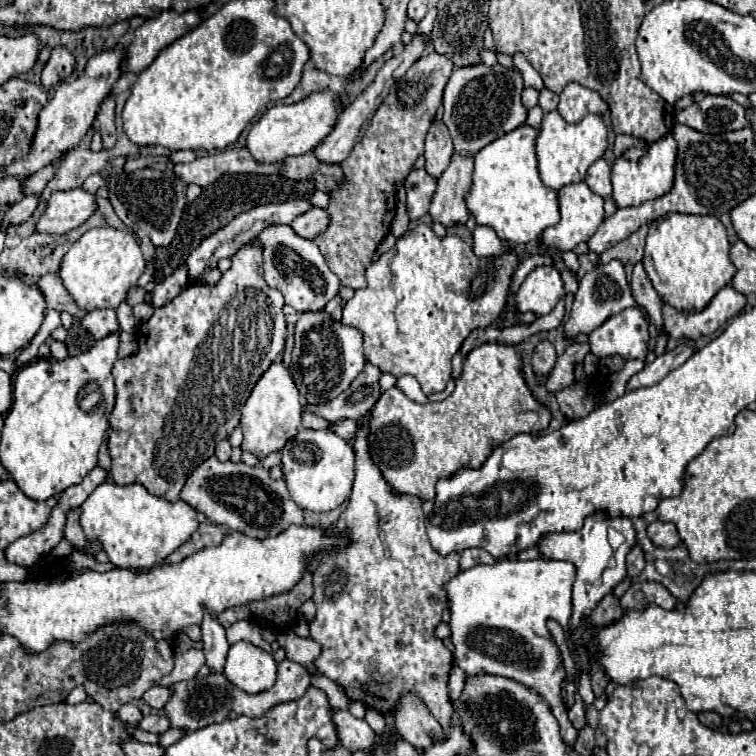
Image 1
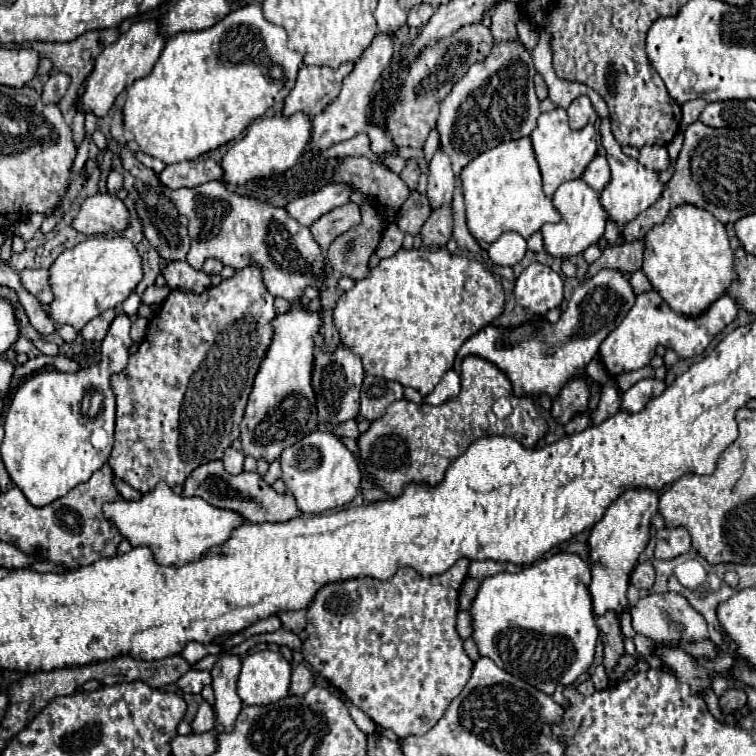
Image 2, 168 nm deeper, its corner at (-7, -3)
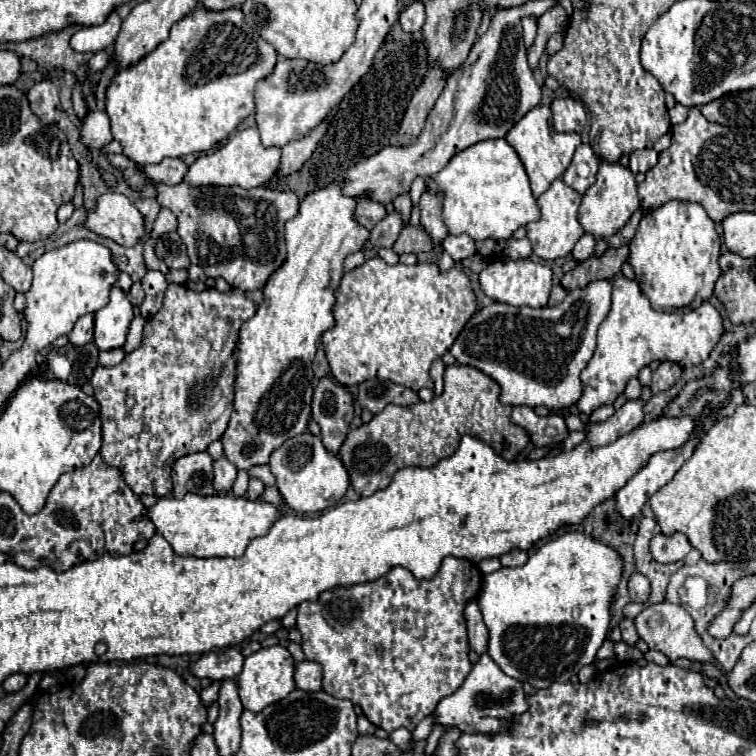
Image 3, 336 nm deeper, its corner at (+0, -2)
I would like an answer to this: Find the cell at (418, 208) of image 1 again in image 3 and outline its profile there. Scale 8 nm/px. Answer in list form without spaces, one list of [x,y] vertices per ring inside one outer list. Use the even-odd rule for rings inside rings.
[[[390,212],[384,220],[380,220],[372,232],[370,232],[370,244],[374,248],[392,248],[392,244],[396,242],[400,230],[402,230],[404,222],[400,218],[398,212]]]

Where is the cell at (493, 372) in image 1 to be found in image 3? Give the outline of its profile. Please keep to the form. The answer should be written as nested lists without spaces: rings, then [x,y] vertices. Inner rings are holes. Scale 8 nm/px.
[[[462,364],[448,366],[444,372],[444,392],[440,396],[410,406],[388,404],[368,424],[348,434],[338,454],[350,474],[352,488],[360,496],[370,496],[386,488],[400,468],[434,466],[458,450],[464,434],[488,442],[504,460],[514,460],[528,446],[530,438],[524,428],[510,422],[512,406],[500,404],[498,396],[500,386],[484,372]]]

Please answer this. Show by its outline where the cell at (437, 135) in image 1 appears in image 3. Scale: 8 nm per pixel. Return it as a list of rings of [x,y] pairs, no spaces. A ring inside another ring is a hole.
[[[424,192],[422,200],[420,200],[420,212],[418,212],[418,208],[414,208],[412,218],[410,218],[410,224],[414,224],[414,226],[418,226],[418,220],[420,220],[420,226],[428,232],[434,246],[440,246],[444,242],[444,238],[448,236],[448,228],[442,222],[440,202],[442,202],[440,196],[432,196],[432,194]]]

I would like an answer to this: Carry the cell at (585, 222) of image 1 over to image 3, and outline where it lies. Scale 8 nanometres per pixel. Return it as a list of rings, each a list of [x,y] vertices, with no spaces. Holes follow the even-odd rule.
[[[560,178],[554,180],[544,194],[538,196],[540,220],[530,222],[526,226],[526,236],[532,242],[532,248],[534,248],[536,256],[540,256],[542,260],[556,260],[556,258],[564,258],[572,252],[574,244],[584,234],[582,226],[578,224],[580,200],[582,200],[582,196],[576,190],[572,190],[570,186],[566,186]]]

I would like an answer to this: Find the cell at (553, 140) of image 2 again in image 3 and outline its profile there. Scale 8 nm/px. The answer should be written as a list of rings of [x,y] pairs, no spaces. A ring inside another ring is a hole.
[[[536,106],[532,108],[524,118],[520,118],[520,122],[516,122],[516,126],[512,126],[512,130],[508,130],[506,134],[508,144],[516,150],[518,158],[524,164],[524,170],[530,178],[530,186],[532,186],[532,194],[540,196],[542,192],[548,190],[548,186],[562,176],[562,172],[568,168],[568,164],[572,162],[574,150],[580,146],[580,134],[558,134],[552,128],[552,110],[548,106]]]

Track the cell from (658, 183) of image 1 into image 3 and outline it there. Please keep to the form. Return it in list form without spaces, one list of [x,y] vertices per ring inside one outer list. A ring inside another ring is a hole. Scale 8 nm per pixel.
[[[602,162],[600,170],[596,174],[596,182],[582,196],[580,224],[584,226],[586,234],[594,236],[594,240],[608,238],[608,236],[616,234],[620,228],[624,228],[624,224],[630,220],[630,216],[636,208],[640,208],[640,198],[638,198],[634,174],[630,172],[630,168],[624,168],[620,164]]]

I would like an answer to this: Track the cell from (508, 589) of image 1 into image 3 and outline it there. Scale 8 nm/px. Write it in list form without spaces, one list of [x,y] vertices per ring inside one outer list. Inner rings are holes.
[[[564,532],[536,548],[528,562],[518,568],[500,568],[484,578],[476,598],[490,630],[488,654],[512,678],[530,682],[534,688],[548,688],[552,682],[568,682],[582,666],[596,662],[596,652],[610,628],[610,606],[622,578],[622,556],[582,532]]]

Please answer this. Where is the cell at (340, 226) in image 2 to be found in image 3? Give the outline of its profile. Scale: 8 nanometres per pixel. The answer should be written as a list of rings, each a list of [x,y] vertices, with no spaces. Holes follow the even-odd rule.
[[[362,198],[358,202],[358,206],[356,206],[356,214],[354,216],[356,216],[356,220],[362,226],[366,226],[368,230],[372,230],[376,226],[376,222],[380,222],[386,214],[388,212],[386,212],[386,208],[382,204],[378,204],[378,202],[370,200],[370,198]]]

